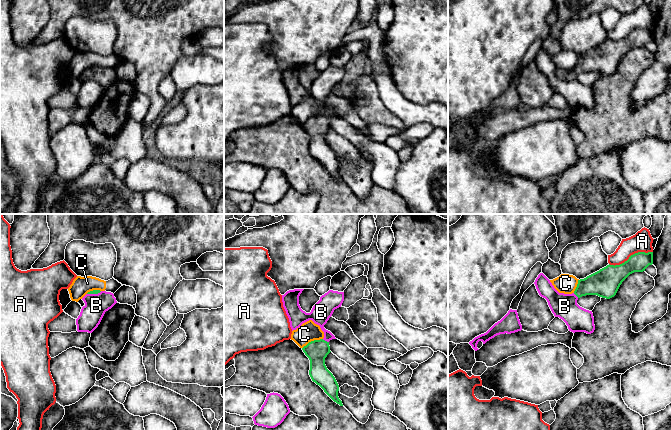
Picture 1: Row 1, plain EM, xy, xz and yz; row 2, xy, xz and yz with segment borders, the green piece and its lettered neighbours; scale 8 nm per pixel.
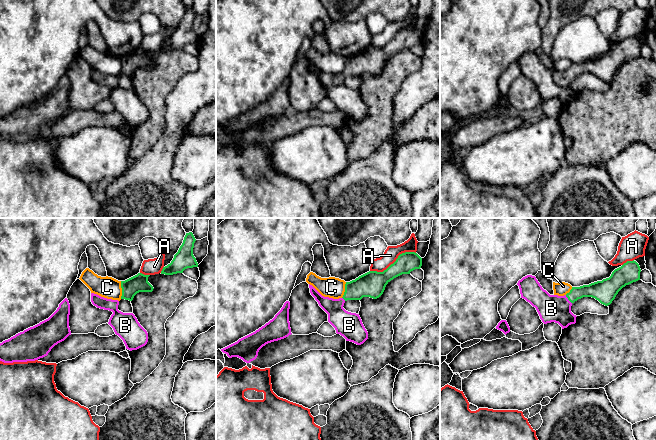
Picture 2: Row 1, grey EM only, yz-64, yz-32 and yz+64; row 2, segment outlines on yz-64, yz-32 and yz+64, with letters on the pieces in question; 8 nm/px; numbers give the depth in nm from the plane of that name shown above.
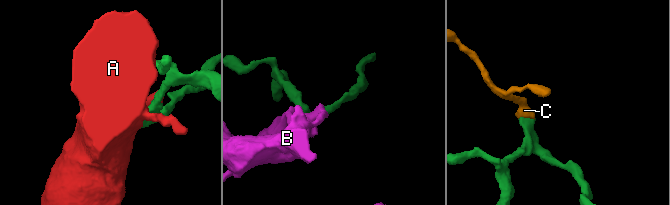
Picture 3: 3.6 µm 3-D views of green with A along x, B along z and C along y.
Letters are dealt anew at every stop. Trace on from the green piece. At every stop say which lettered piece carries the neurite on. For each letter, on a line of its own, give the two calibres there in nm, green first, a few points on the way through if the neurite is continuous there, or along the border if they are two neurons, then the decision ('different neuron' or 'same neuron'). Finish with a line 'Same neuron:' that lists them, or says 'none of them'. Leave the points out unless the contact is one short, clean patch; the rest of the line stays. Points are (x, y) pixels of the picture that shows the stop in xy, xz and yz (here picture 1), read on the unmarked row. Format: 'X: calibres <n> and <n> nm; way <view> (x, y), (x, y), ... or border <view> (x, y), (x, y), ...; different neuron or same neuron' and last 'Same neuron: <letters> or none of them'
A: calibres 200 and 160 nm; different neuron
B: calibres 170 and 160 nm; way xz (317, 126), (324, 116), (321, 88); same neuron
C: calibres 170 and 160 nm; border xz (322, 114), (311, 116), (302, 124); different neuron
Same neuron: B

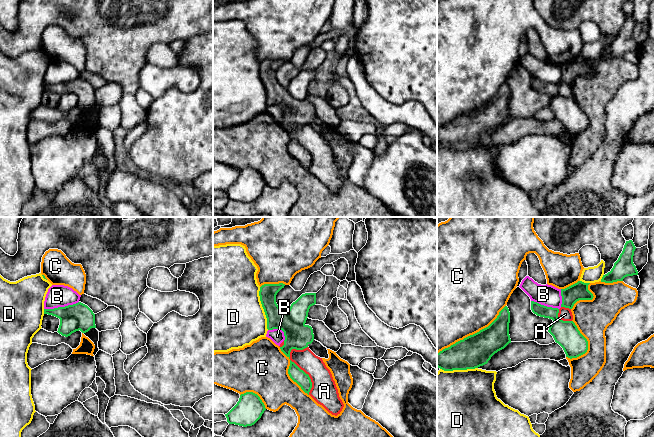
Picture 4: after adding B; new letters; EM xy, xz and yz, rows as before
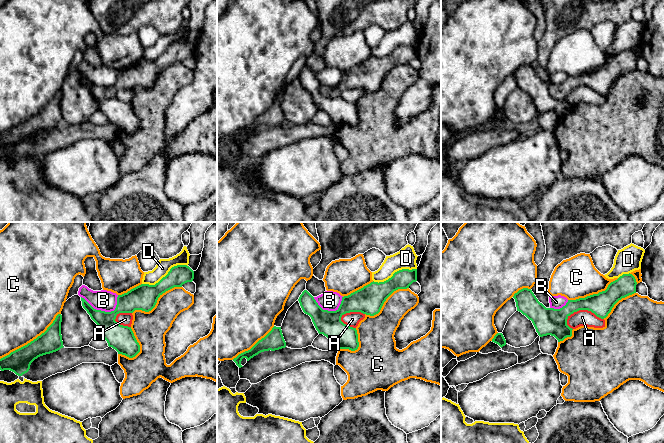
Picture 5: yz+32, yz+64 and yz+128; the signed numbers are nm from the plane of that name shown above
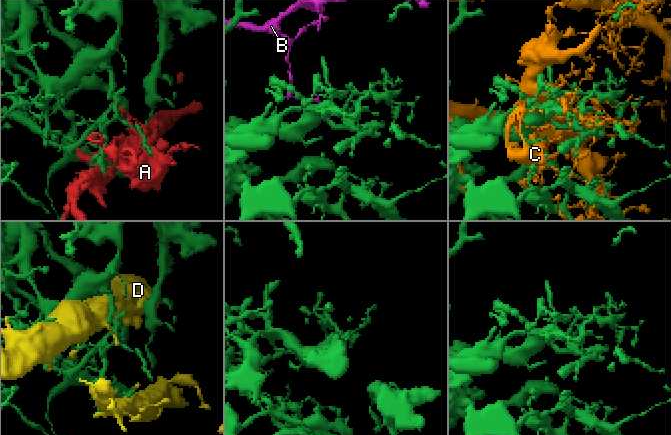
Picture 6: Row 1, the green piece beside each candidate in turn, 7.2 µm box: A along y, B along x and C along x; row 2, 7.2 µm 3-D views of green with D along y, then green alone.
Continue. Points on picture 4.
A: calibres 110 and 200 nm; different neuron
B: calibres 220 and 180 nm; different neuron
C: calibres 260 and 500 nm; different neuron
D: calibres 190 and 500 nm; different neuron
Same neuron: none of them

